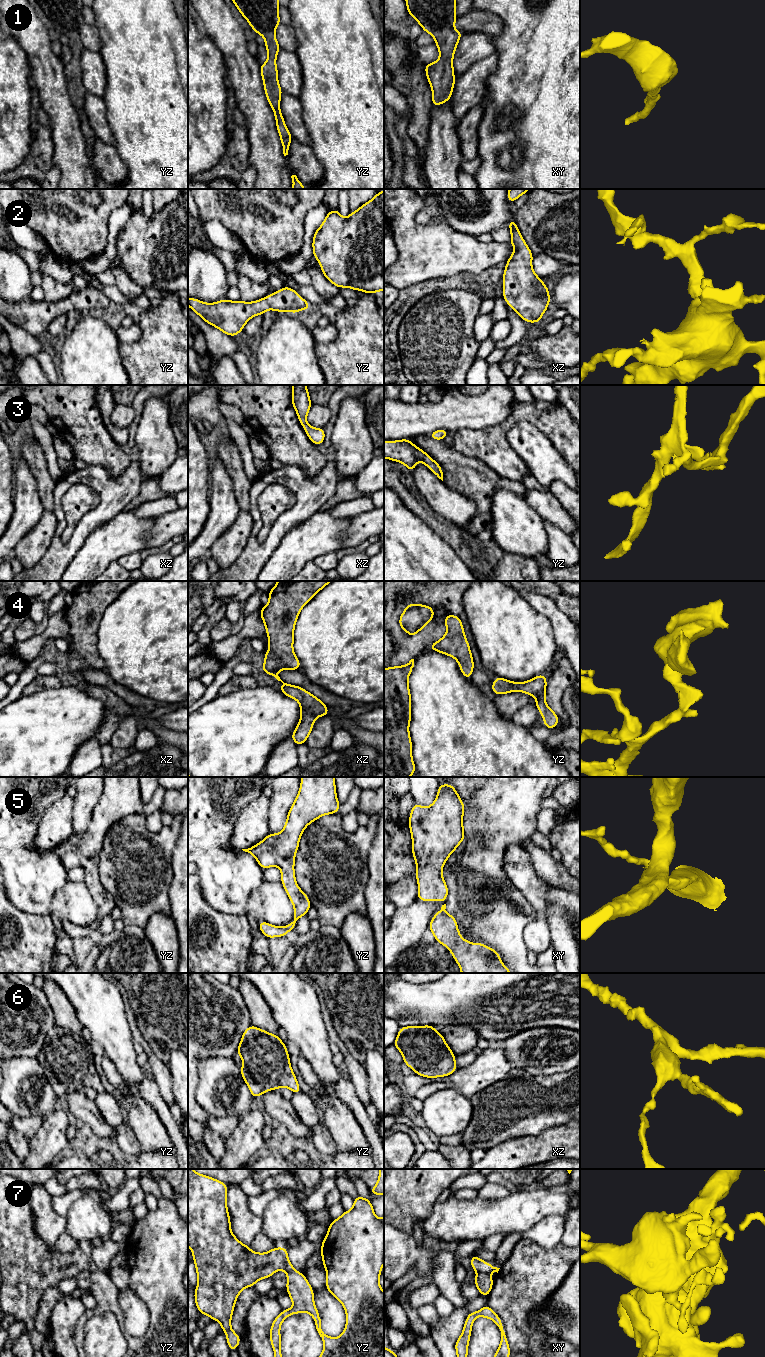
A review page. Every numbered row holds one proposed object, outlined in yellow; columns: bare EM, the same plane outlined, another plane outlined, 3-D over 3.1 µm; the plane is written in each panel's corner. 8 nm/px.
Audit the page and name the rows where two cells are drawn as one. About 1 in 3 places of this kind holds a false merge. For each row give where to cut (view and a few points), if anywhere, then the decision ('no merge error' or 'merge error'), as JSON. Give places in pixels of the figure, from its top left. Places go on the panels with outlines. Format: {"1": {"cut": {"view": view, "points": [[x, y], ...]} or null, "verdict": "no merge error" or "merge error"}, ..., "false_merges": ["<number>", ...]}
{"1": {"cut": null, "verdict": "no merge error"}, "2": {"cut": null, "verdict": "no merge error"}, "3": {"cut": null, "verdict": "no merge error"}, "4": {"cut": null, "verdict": "no merge error"}, "5": {"cut": null, "verdict": "no merge error"}, "6": {"cut": null, "verdict": "no merge error"}, "7": {"cut": {"view": "xy", "points": [[478, 1272], [487, 1274]]}, "verdict": "merge error"}, "false_merges": ["7"]}

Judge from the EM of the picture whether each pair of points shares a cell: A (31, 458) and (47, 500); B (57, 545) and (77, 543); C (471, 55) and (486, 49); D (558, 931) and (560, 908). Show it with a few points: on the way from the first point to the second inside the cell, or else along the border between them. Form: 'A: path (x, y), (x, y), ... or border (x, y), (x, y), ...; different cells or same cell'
A: path (39, 468), (46, 490); same cell
B: path (62, 547), (72, 546); same cell
C: path (475, 51), (482, 49); same cell
D: path (559, 925), (559, 914); same cell

